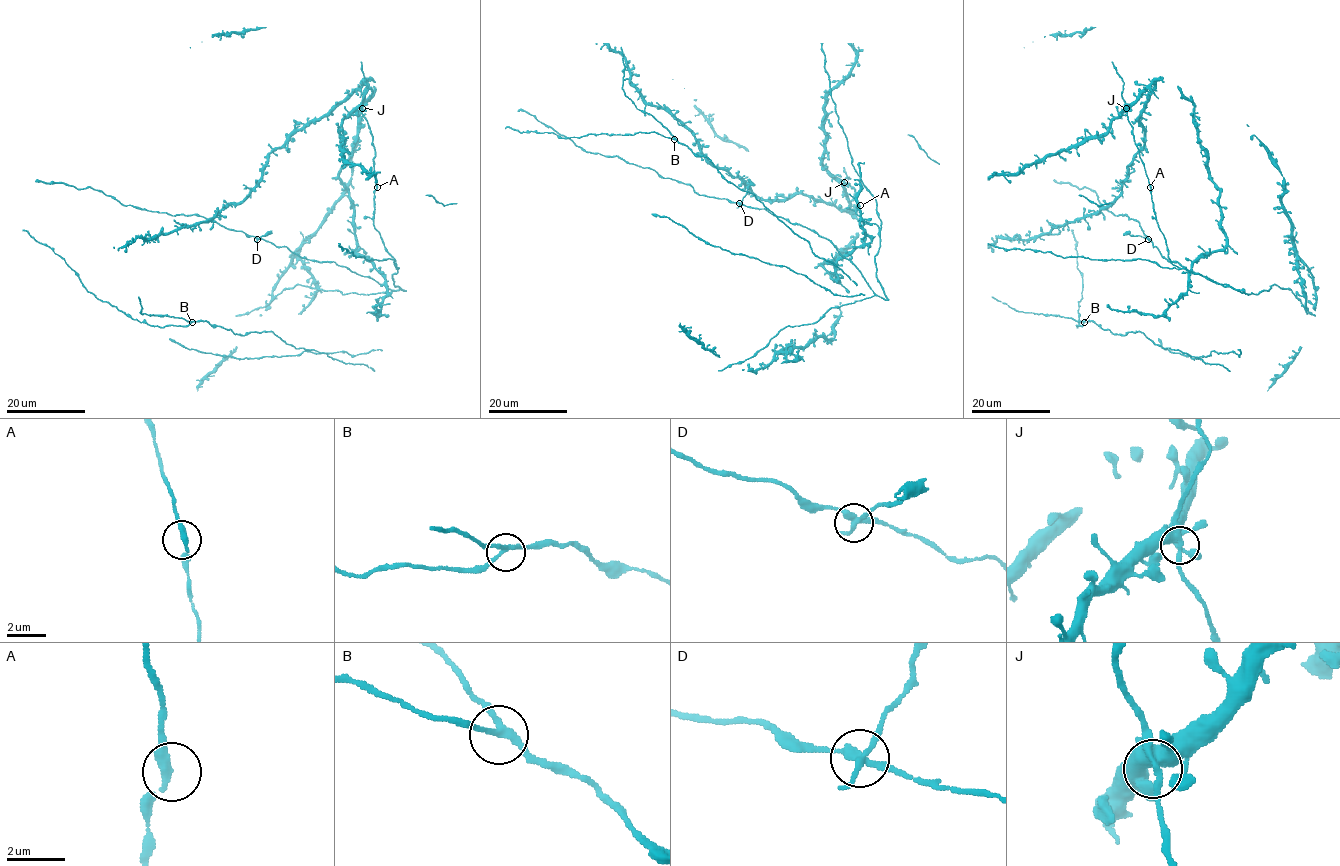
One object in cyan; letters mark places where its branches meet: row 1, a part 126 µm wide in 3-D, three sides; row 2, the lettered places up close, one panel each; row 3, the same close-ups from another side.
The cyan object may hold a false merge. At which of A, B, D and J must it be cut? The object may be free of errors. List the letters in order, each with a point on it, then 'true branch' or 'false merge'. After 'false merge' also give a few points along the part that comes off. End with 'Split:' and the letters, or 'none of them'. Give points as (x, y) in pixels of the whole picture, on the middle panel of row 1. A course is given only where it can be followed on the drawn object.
A: at (860, 205); true branch
B: at (674, 139); true branch
D: at (739, 203); false merge; foreign part runs (739, 203), (750, 184), (747, 180)
J: at (844, 182); true branch
Split: D

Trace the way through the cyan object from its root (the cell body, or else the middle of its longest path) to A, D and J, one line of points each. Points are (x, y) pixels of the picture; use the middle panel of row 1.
A: (746, 184), (764, 199), (788, 199), (803, 193), (845, 210), (846, 182), (855, 189), (860, 205)
D: (746, 184), (843, 210), (853, 187), (879, 229), (885, 297), (828, 239), (739, 203)
J: (746, 184), (764, 199), (788, 199), (796, 193), (803, 193), (845, 210), (848, 198), (844, 182)

